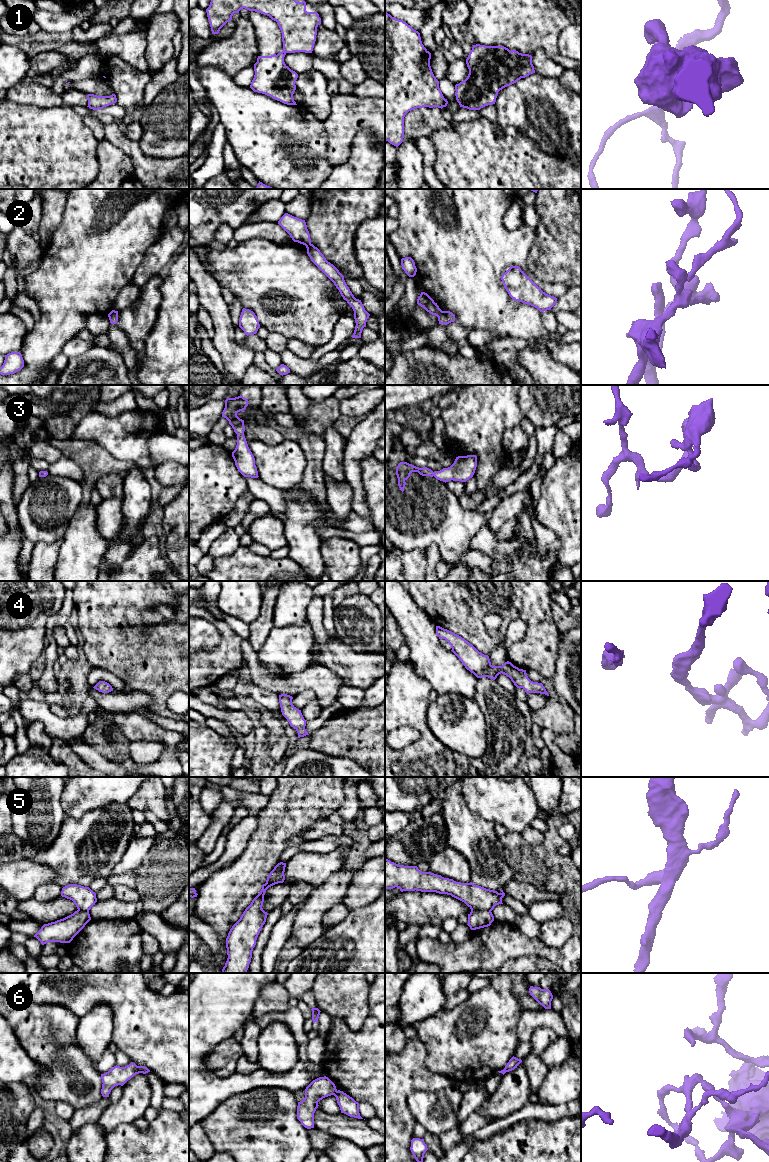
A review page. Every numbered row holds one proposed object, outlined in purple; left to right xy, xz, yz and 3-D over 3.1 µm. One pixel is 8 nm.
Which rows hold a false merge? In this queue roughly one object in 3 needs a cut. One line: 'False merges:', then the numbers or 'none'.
False merges: 1, 2, 5, 6

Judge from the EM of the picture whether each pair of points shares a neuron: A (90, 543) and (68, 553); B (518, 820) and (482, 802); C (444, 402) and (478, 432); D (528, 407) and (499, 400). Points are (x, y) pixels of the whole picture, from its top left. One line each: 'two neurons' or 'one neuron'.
A: one neuron
B: one neuron
C: two neurons
D: two neurons

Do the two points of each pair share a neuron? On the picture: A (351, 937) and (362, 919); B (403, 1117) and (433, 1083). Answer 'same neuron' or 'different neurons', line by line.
A: same neuron
B: same neuron

